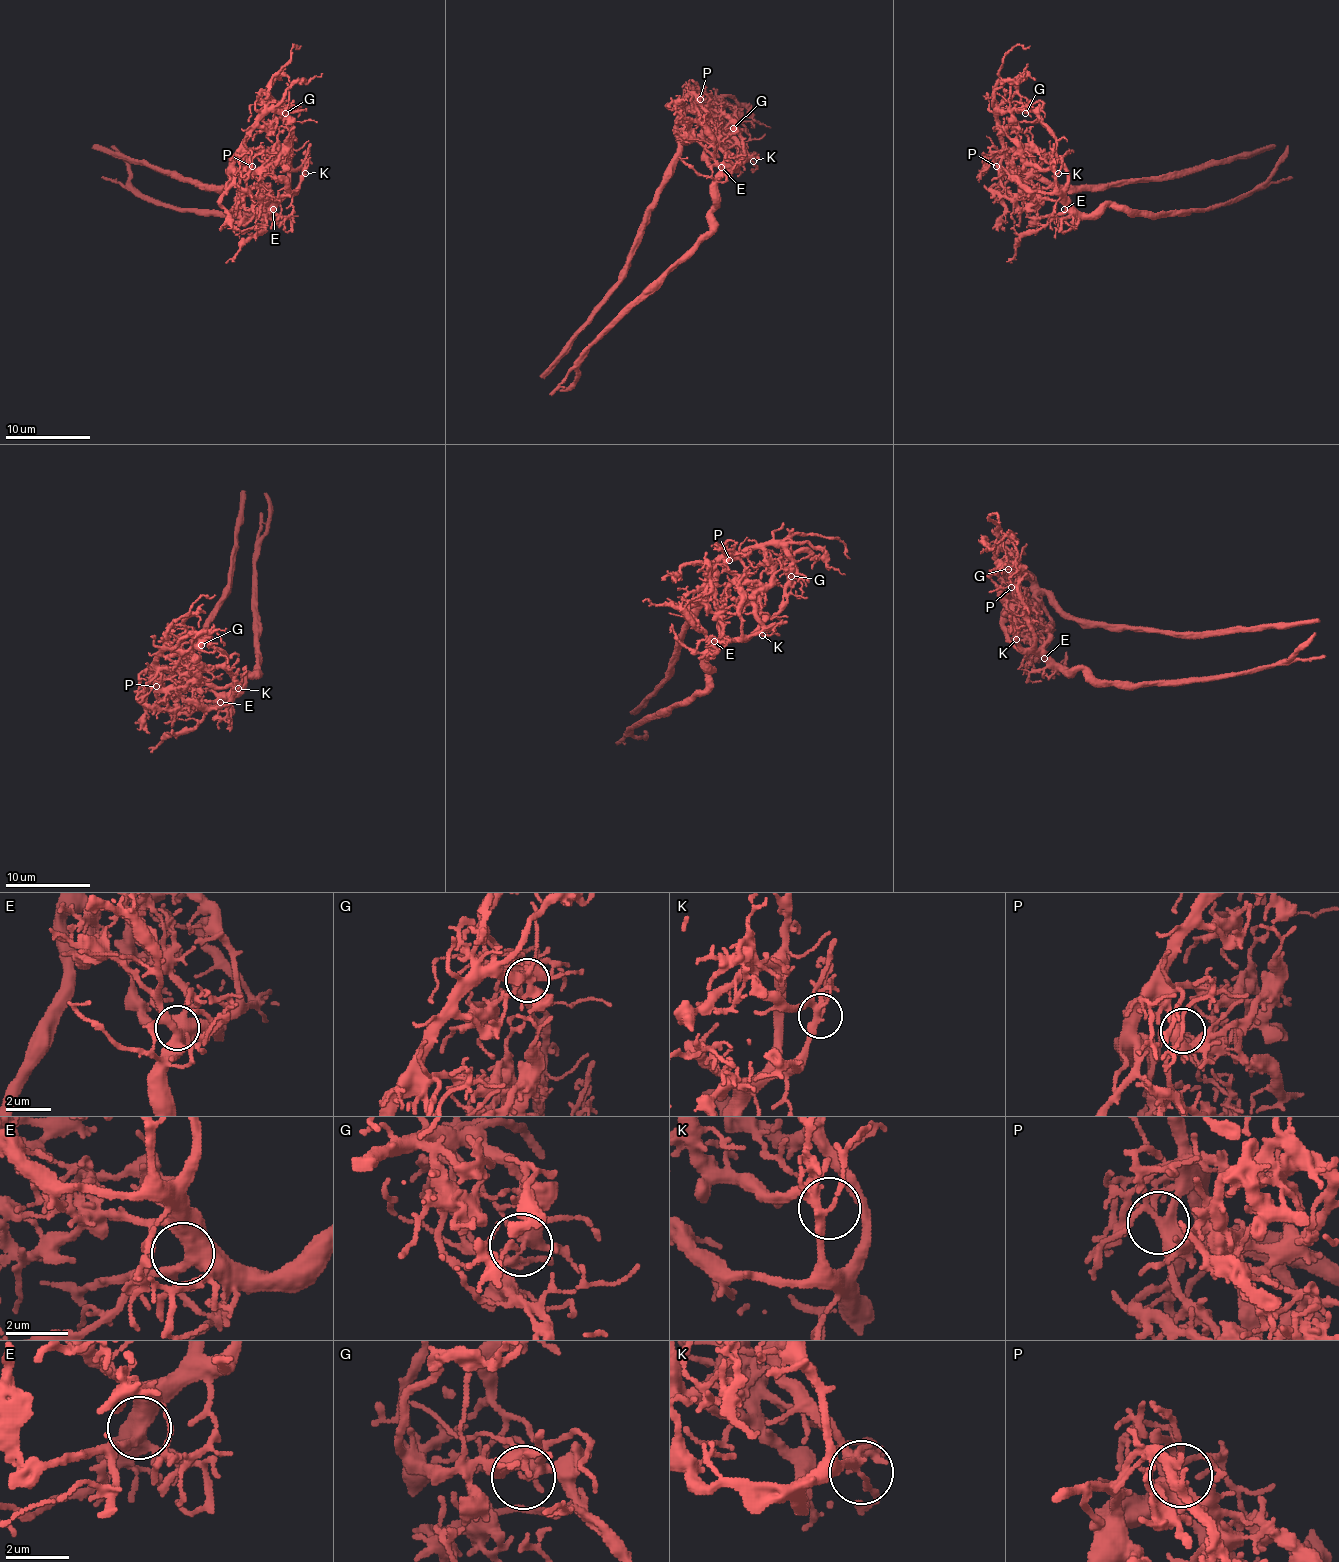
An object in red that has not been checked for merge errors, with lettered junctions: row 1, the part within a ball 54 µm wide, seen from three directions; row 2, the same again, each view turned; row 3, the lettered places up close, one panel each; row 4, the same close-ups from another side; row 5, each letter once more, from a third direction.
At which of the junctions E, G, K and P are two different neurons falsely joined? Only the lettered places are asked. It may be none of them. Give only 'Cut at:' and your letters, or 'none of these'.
Cut at: G

